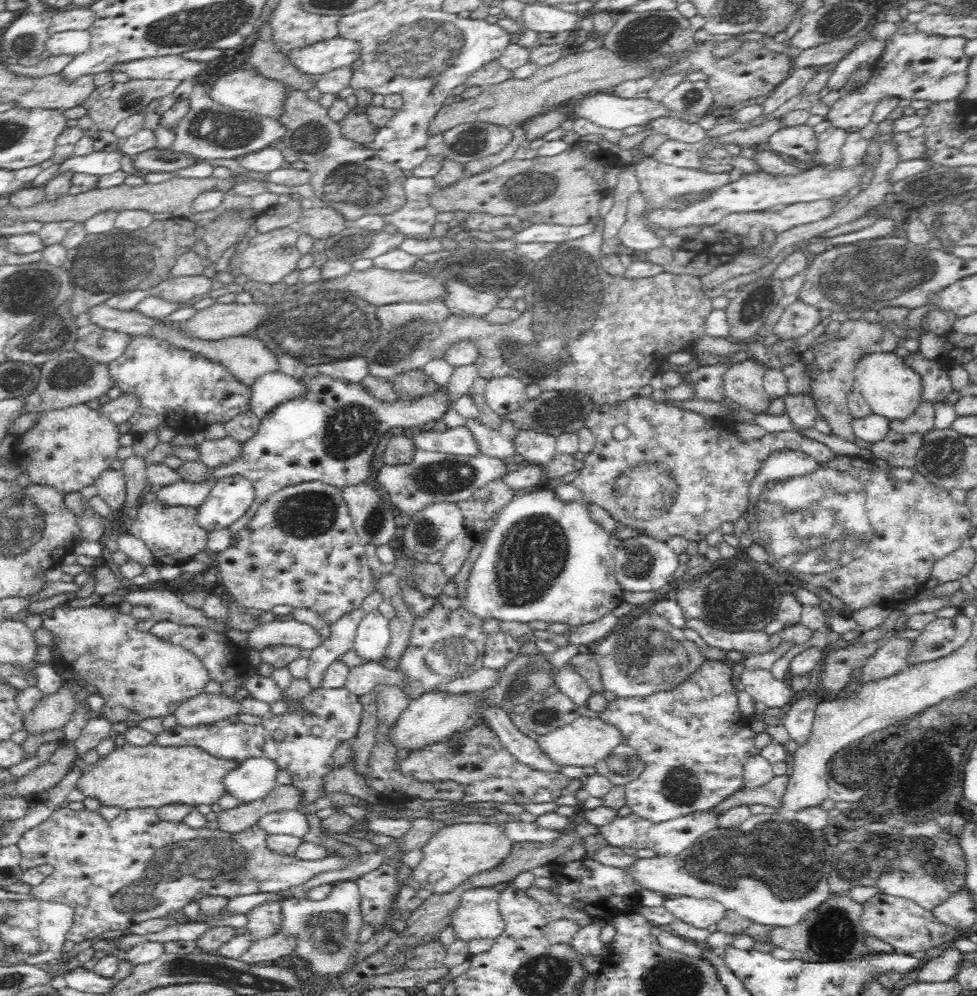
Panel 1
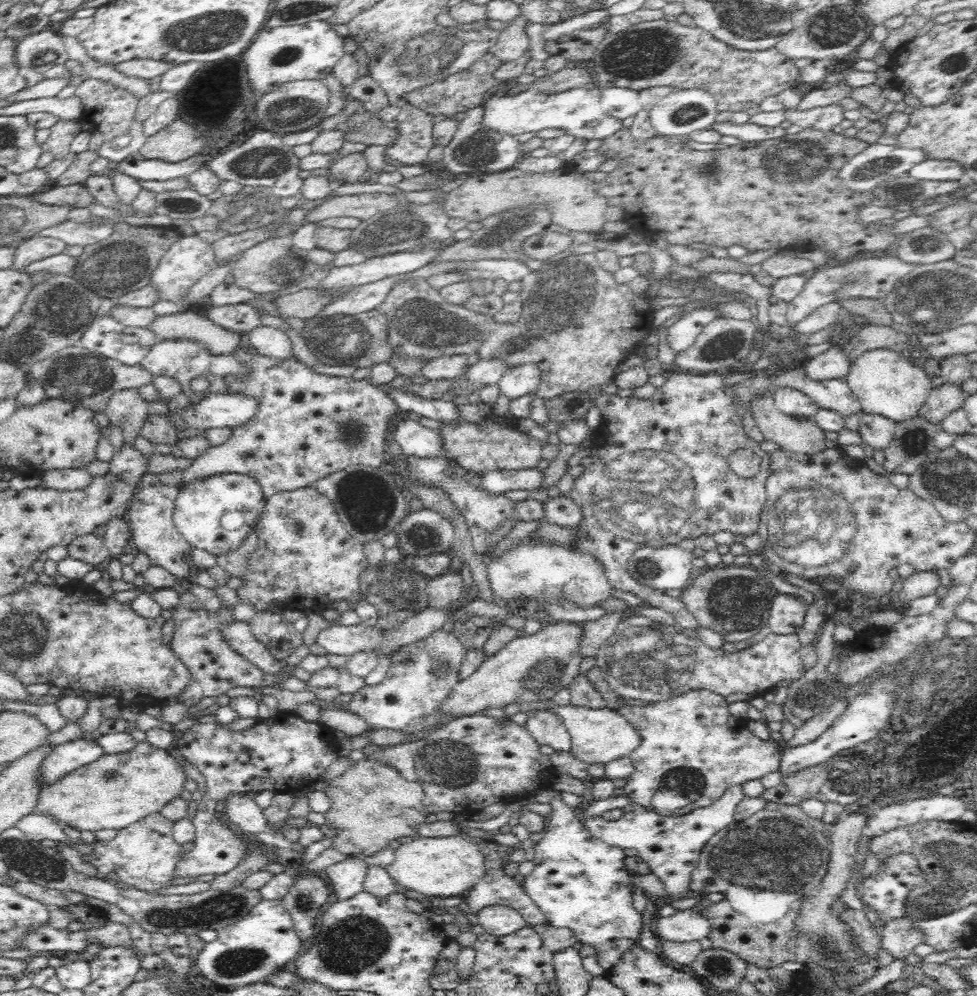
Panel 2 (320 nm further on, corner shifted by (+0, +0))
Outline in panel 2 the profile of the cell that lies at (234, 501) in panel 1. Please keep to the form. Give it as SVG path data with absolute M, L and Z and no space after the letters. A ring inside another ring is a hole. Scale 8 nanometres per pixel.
M212 474L179 486L174 504L173 524L190 547L212 554L215 558L230 554L242 546L246 536L258 524L266 497L260 483L250 475Z

